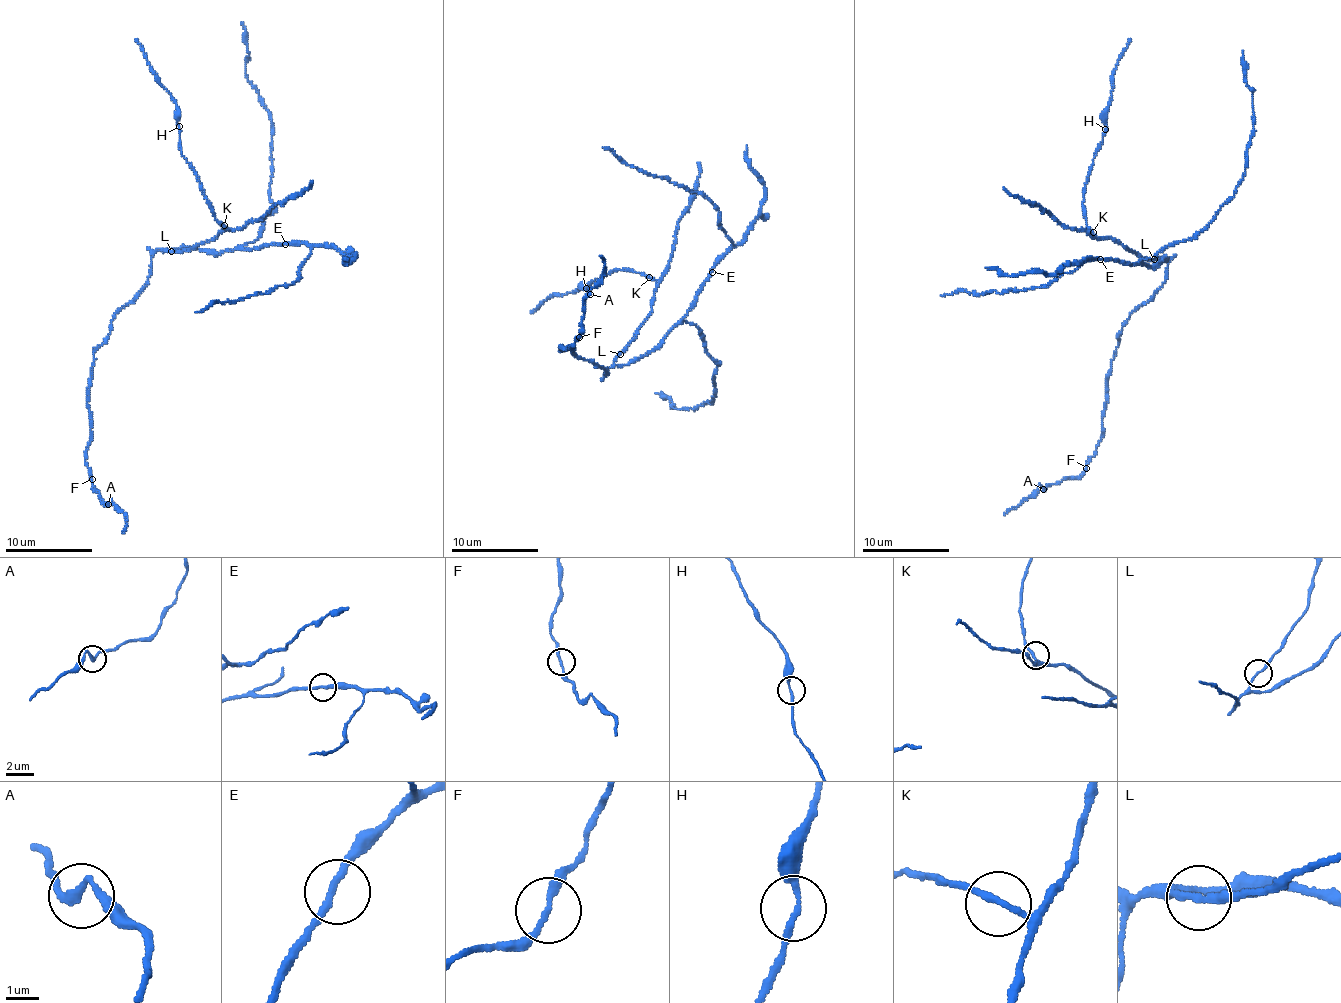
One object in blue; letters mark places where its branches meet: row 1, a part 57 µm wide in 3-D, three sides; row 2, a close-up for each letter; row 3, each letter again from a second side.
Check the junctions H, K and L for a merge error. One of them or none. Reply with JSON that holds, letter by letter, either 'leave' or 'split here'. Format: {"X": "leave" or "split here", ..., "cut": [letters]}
{"H": "leave", "K": "leave", "L": "leave", "cut": []}

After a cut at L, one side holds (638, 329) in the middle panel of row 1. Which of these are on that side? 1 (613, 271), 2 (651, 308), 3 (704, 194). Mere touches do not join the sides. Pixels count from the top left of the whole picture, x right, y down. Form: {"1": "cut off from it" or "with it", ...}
{"1": "with it", "2": "with it", "3": "cut off from it"}

